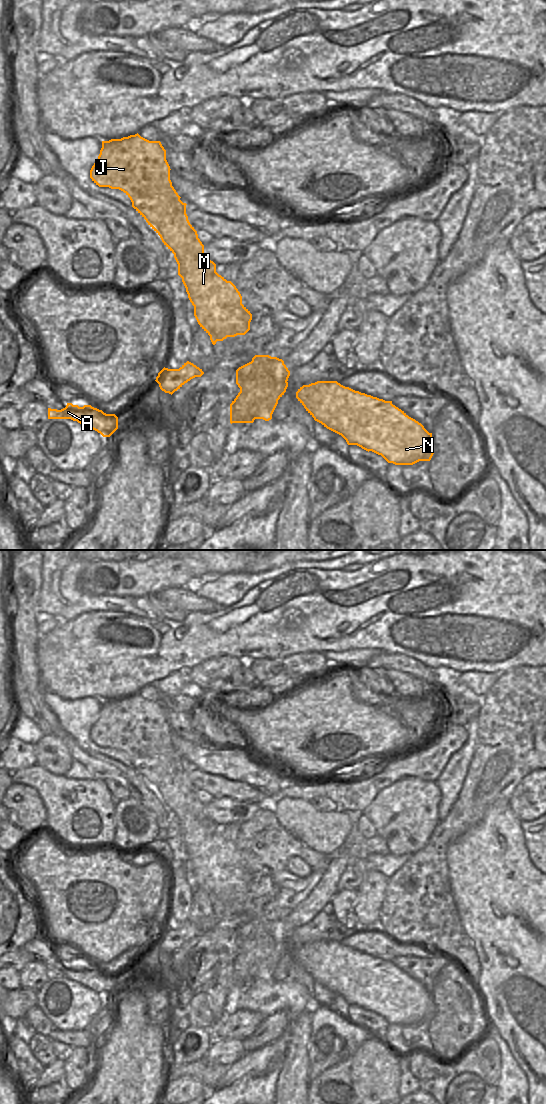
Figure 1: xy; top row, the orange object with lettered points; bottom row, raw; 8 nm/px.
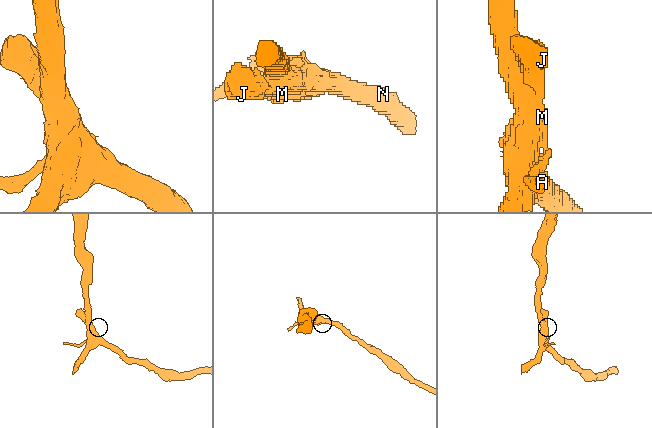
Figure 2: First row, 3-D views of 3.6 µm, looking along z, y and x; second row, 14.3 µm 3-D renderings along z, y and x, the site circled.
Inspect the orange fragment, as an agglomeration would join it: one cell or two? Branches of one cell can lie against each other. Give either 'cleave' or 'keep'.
cleave

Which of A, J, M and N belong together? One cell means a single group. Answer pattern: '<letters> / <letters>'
A / J M N

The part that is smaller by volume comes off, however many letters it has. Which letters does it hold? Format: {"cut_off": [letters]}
{"cut_off": ["A"]}

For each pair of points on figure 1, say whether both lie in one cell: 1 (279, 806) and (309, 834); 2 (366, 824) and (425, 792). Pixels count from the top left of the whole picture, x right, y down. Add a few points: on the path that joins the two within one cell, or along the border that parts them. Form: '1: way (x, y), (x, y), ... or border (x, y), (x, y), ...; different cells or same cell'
1: way (286, 811), (302, 827); same cell
2: border (364, 812), (377, 833); different cells

